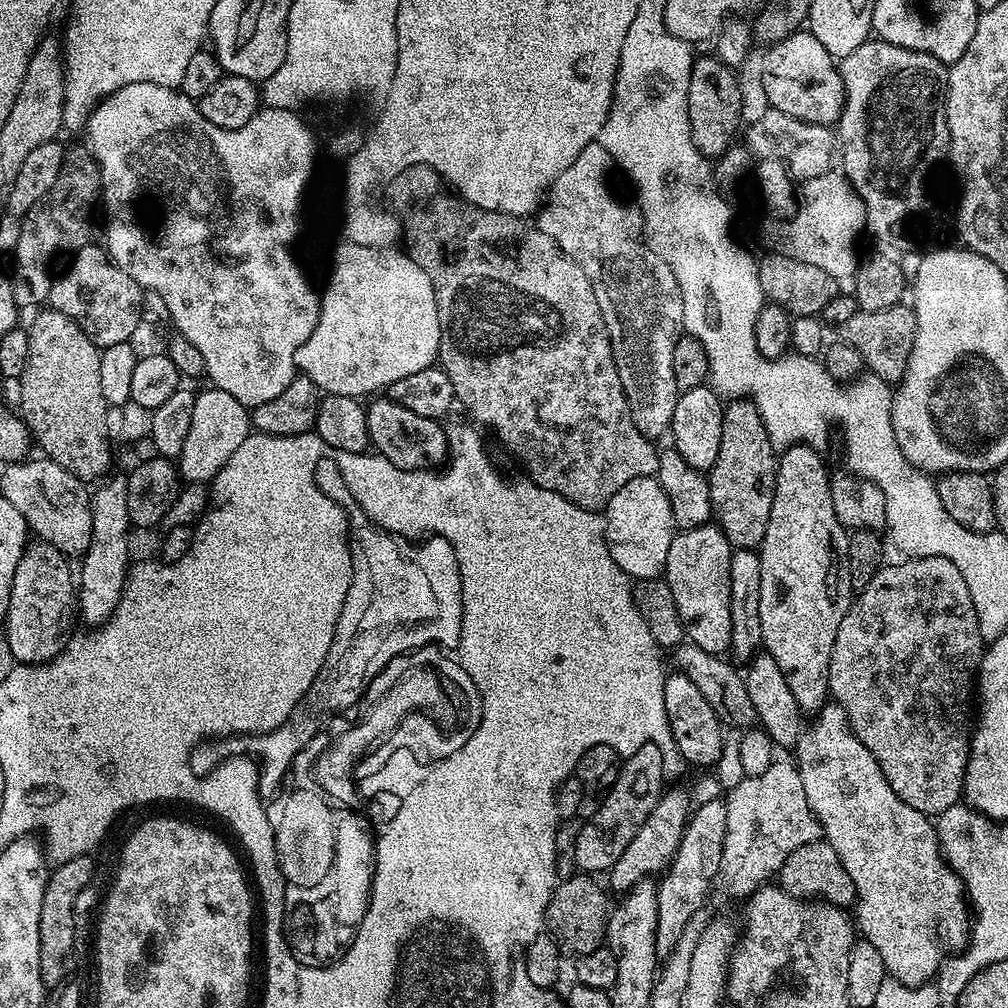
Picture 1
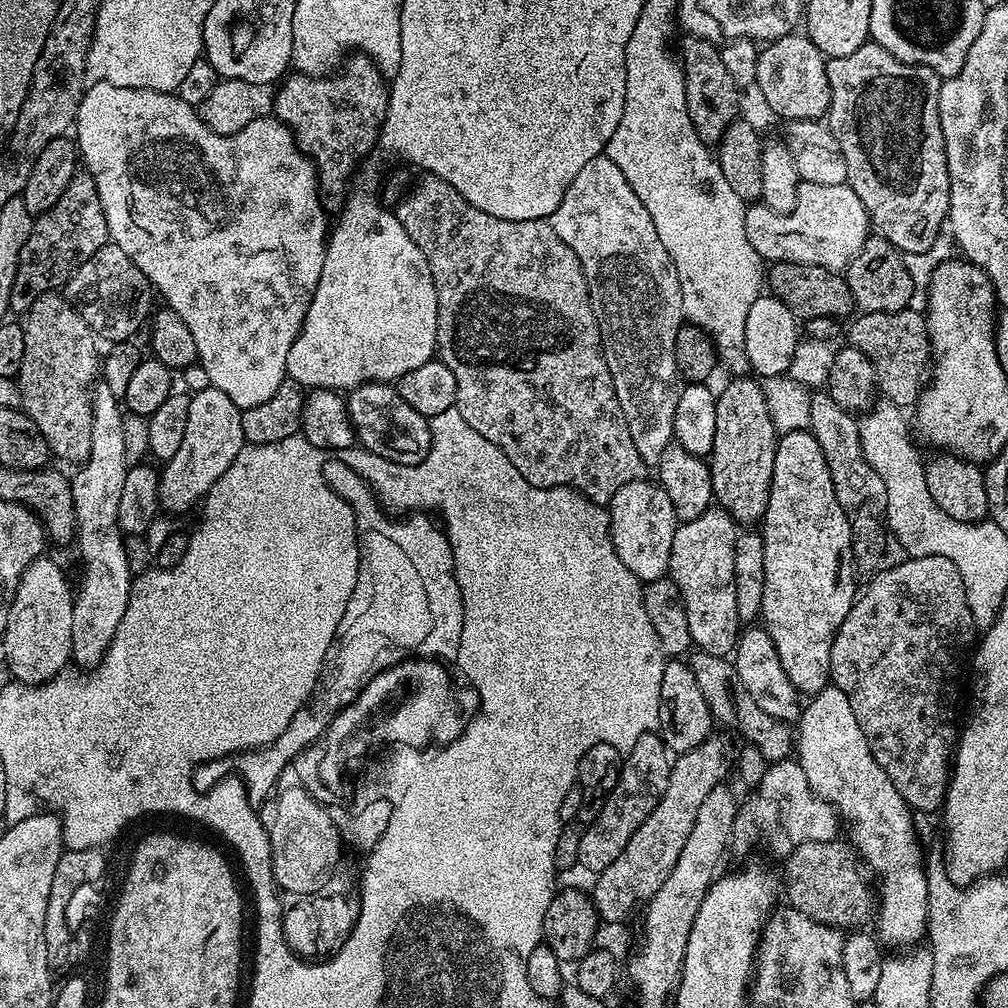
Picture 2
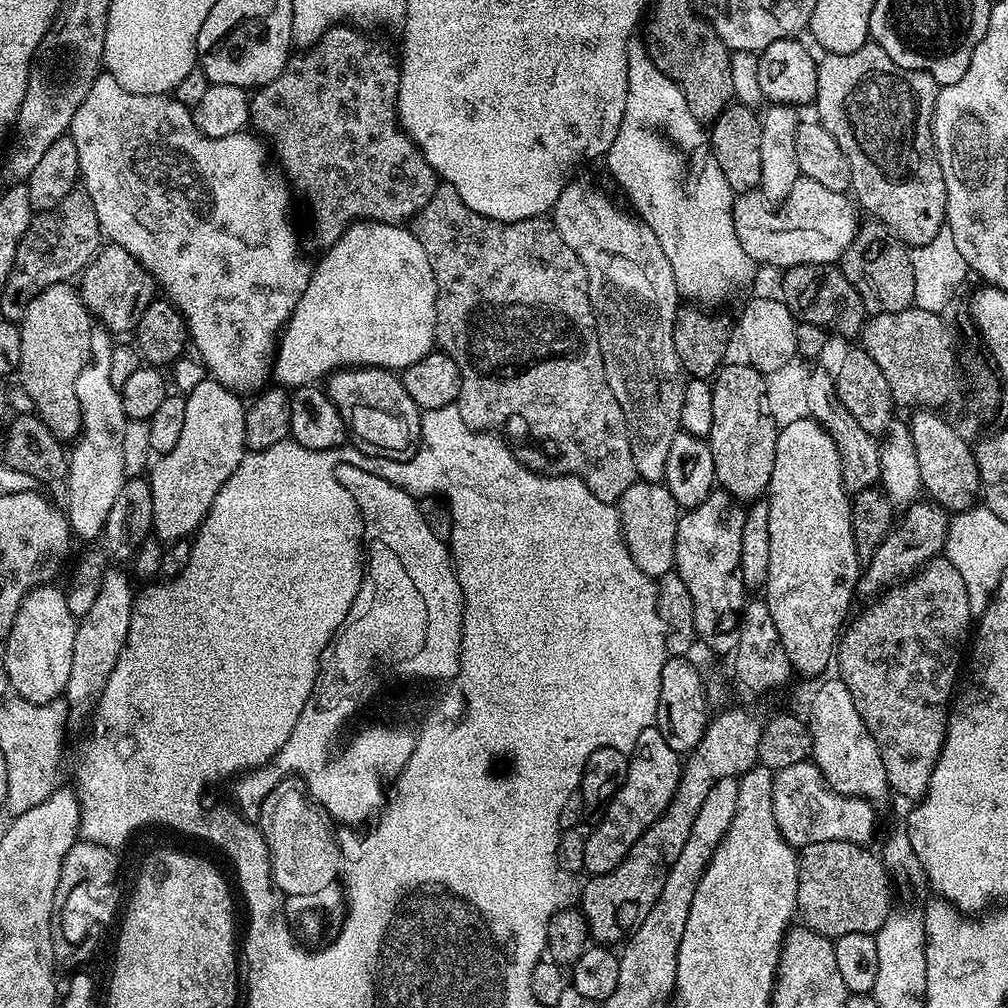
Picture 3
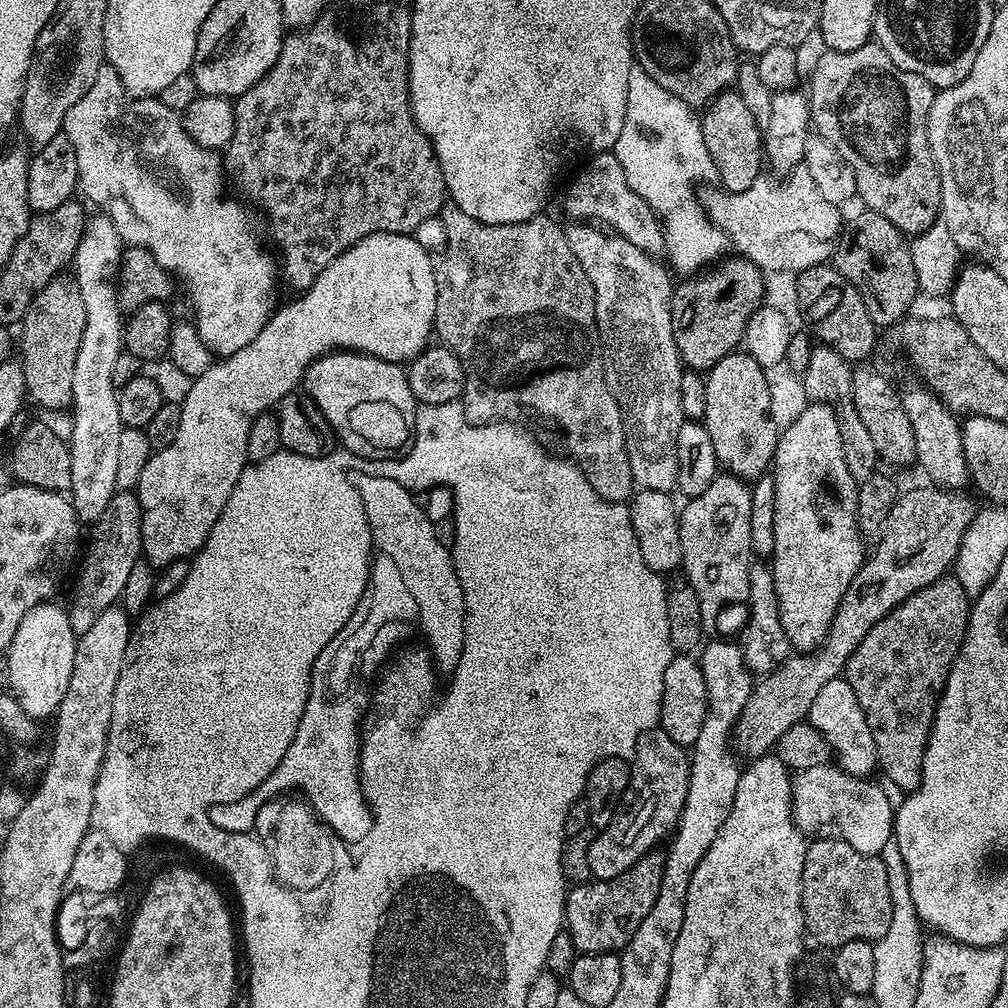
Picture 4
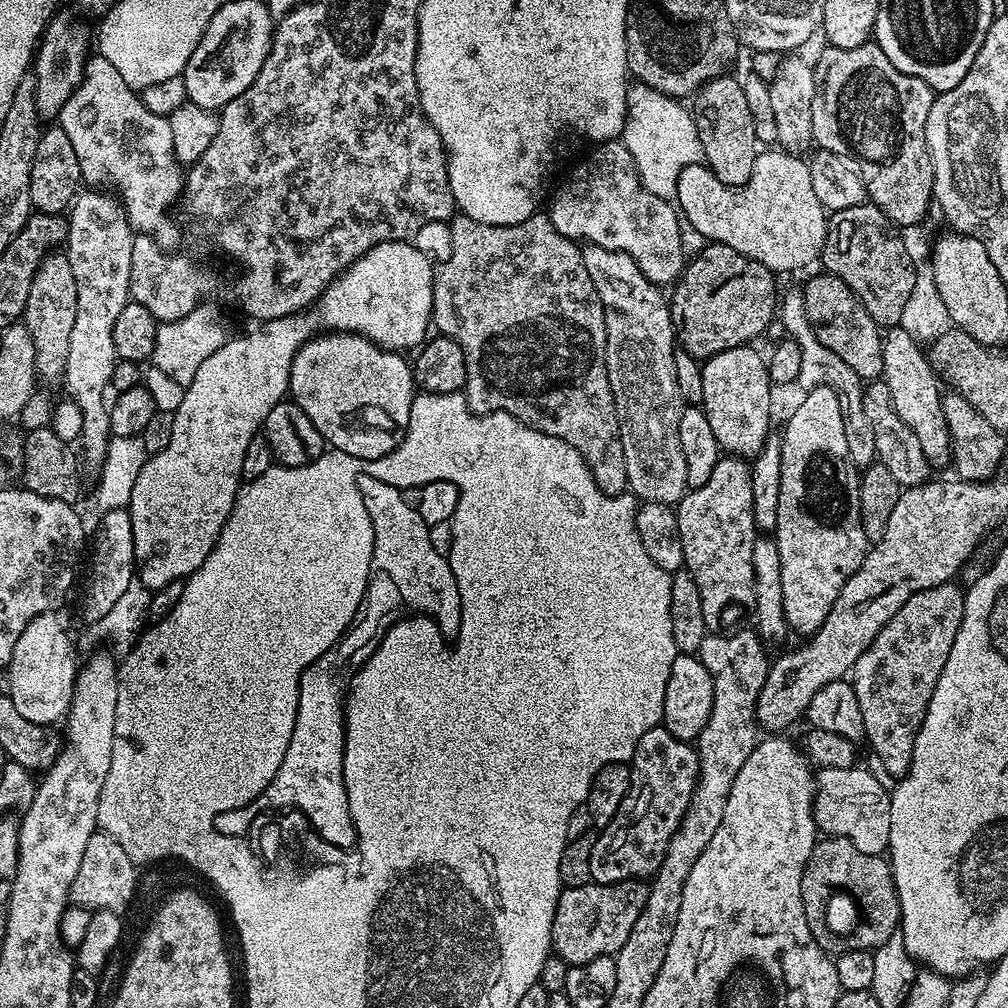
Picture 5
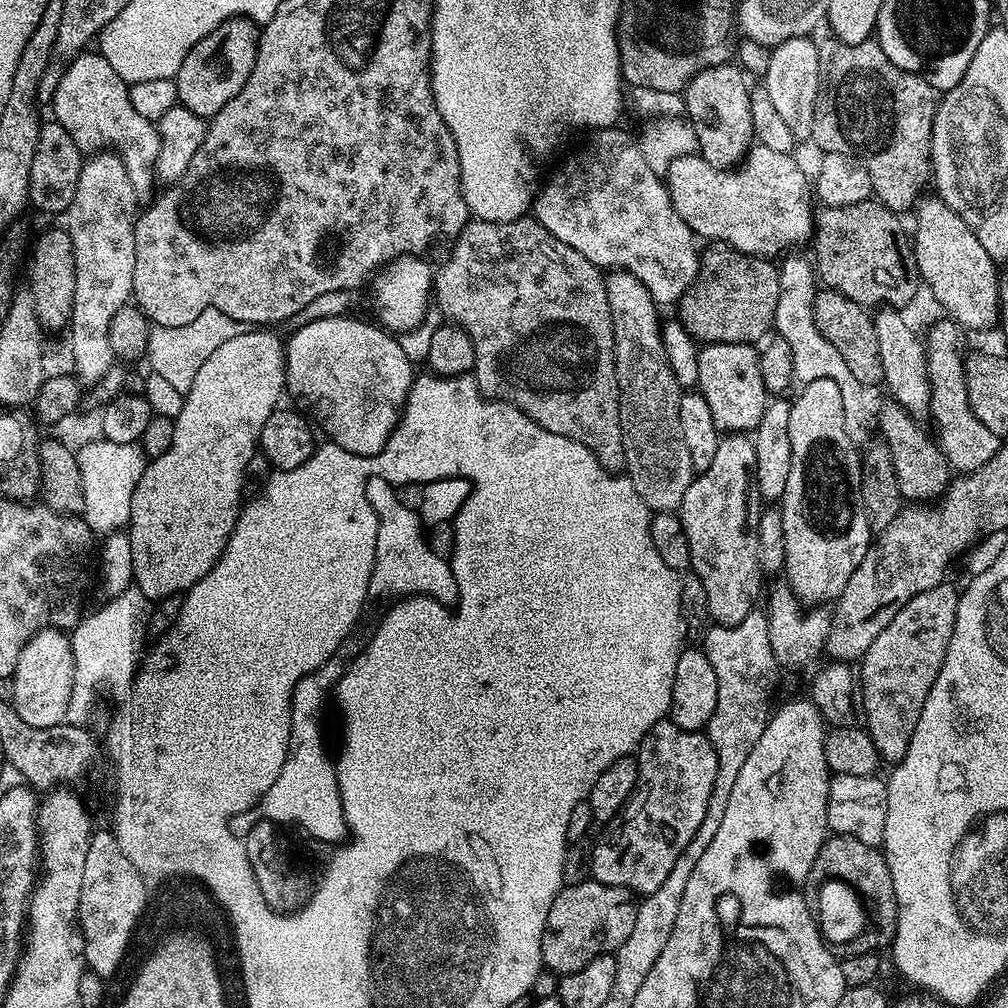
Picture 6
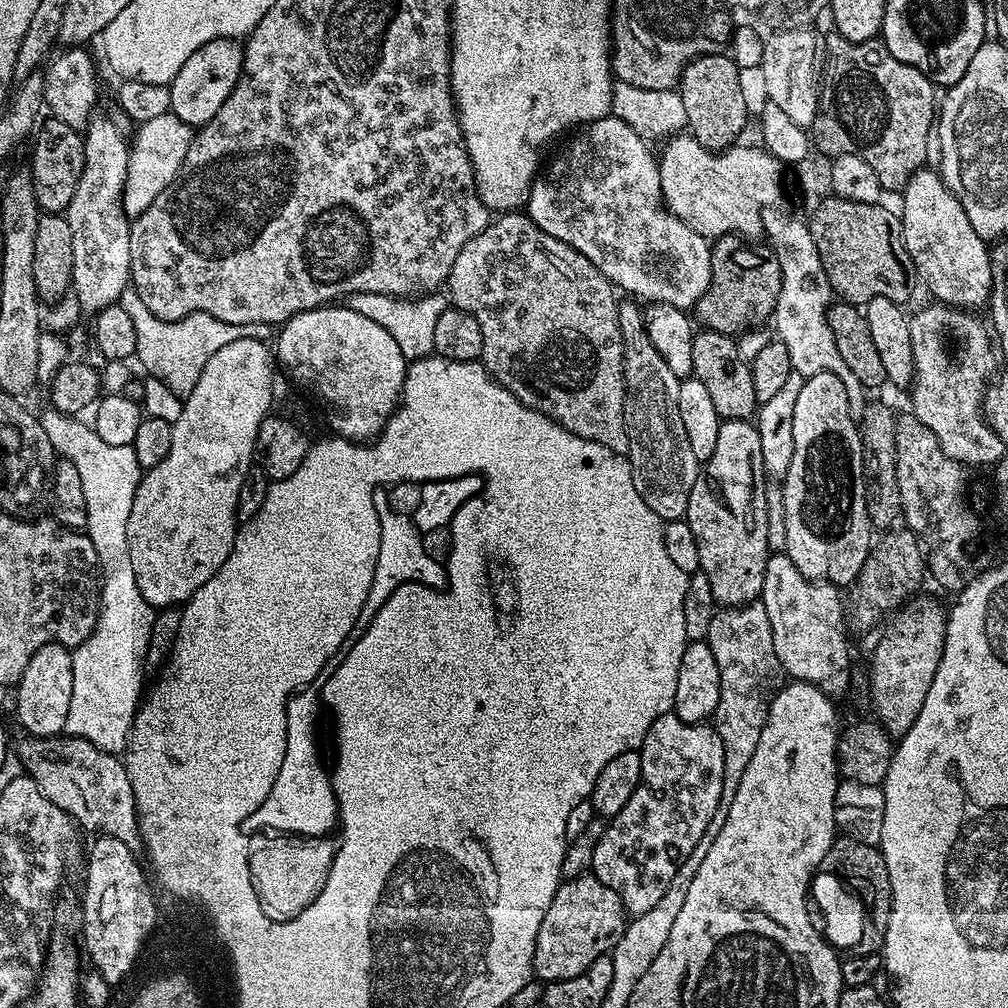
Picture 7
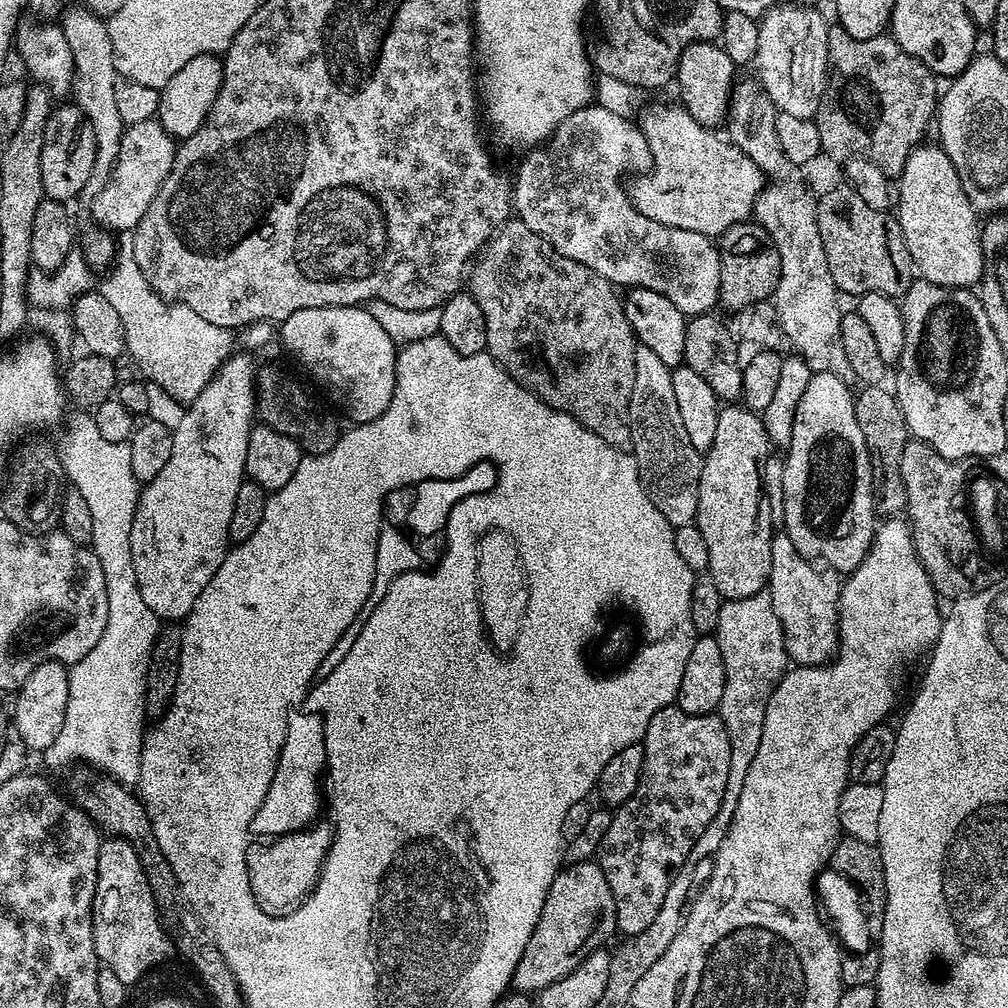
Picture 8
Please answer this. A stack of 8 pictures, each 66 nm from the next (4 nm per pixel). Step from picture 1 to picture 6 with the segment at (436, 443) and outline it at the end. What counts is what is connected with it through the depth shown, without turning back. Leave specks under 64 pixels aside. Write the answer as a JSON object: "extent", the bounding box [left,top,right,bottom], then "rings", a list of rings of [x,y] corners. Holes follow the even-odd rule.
{"extent":[284,317,416,460],"rings":[[[328,317],[293,331],[285,345],[284,380],[290,396],[308,402],[331,443],[366,460],[385,448],[416,372],[397,337],[352,317]]]}

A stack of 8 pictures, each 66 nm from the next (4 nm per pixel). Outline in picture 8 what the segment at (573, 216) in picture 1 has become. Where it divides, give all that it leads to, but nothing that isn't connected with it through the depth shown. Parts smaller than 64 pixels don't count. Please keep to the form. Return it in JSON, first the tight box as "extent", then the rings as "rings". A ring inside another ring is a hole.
{"extent":[628,346,702,529],"rings":[[[643,346],[636,349],[634,390],[628,403],[628,429],[632,431],[630,451],[636,459],[640,481],[650,502],[654,502],[662,518],[666,518],[673,529],[693,523],[698,510],[702,453],[694,450],[690,438],[686,438],[686,426],[682,426],[678,402],[674,399],[672,369],[666,367],[654,350]]]}

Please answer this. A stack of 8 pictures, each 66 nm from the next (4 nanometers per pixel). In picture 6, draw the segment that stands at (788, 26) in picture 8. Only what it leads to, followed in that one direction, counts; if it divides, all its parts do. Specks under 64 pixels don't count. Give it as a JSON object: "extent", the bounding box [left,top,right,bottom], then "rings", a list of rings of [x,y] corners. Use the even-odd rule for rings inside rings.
{"extent":[762,36,820,141],"rings":[[[799,36],[777,44],[770,51],[770,66],[762,77],[762,86],[770,94],[770,103],[790,126],[797,141],[811,137],[814,130],[814,106],[820,85],[820,50],[815,39]]]}

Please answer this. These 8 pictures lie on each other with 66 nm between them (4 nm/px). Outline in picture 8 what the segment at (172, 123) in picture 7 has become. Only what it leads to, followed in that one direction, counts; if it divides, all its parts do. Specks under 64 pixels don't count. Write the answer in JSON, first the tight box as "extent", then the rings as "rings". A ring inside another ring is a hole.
{"extent":[91,119,177,233],"rings":[[[159,119],[127,125],[112,173],[99,192],[91,197],[92,216],[104,230],[117,228],[117,233],[127,233],[135,229],[136,224],[146,214],[150,202],[158,194],[162,182],[170,174],[176,157],[177,141],[160,125]]]}

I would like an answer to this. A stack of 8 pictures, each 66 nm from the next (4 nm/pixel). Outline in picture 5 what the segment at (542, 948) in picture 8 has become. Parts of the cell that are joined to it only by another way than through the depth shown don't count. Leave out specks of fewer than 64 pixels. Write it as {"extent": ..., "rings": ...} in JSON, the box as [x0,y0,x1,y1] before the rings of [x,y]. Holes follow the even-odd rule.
{"extent":[552,880,649,966],"rings":[[[623,880],[613,884],[597,884],[591,882],[577,888],[564,888],[558,898],[558,906],[554,910],[552,923],[552,952],[561,956],[570,966],[585,964],[594,958],[615,956],[622,950],[626,938],[630,938],[630,930],[634,930],[634,922],[642,914],[648,901],[649,885],[644,880]]]}

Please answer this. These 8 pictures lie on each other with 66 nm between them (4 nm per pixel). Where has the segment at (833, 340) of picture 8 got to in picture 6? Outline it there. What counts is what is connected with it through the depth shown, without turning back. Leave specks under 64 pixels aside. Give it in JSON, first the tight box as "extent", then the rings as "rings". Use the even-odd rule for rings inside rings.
{"extent":[775,254,874,446],"rings":[[[788,254],[779,261],[780,289],[778,290],[778,310],[776,311],[775,331],[789,343],[793,355],[793,374],[801,385],[814,382],[818,378],[830,378],[838,390],[842,390],[842,410],[846,414],[846,434],[850,434],[850,442],[857,446],[869,443],[868,435],[874,432],[873,417],[868,417],[868,396],[865,385],[854,378],[854,373],[846,367],[842,354],[822,338],[814,320],[814,302],[818,291],[818,273],[813,261],[800,254]]]}

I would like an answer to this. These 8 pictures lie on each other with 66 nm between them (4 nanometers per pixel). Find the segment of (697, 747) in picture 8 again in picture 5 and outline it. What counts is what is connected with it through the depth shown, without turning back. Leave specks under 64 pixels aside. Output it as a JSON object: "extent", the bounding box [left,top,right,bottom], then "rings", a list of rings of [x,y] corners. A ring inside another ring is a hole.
{"extent":[590,726,700,884],"rings":[[[662,726],[646,730],[642,738],[638,738],[638,746],[630,761],[632,769],[632,785],[618,806],[618,814],[604,828],[599,829],[594,848],[590,853],[590,874],[597,884],[613,884],[623,880],[644,880],[652,876],[664,864],[668,856],[668,847],[672,839],[678,836],[688,815],[688,807],[692,805],[692,795],[700,777],[700,754],[689,741],[674,738]]]}

